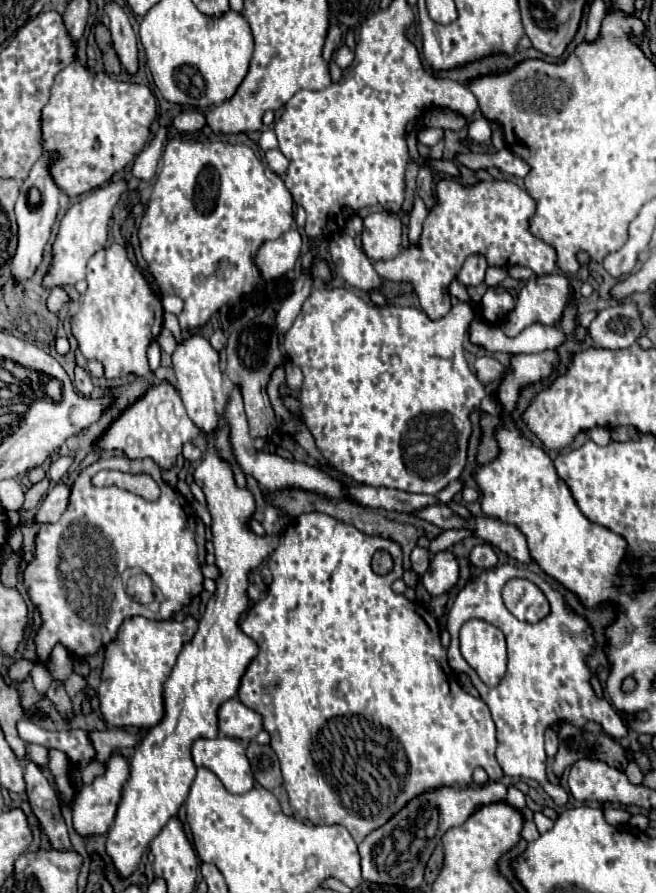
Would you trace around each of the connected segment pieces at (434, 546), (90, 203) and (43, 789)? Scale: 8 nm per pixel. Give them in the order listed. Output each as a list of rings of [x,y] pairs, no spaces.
[[[448,529],[448,531],[442,531],[440,535],[436,535],[432,541],[430,541],[430,553],[432,555],[436,555],[436,553],[440,553],[440,551],[448,551],[448,549],[452,549],[452,545],[456,545],[458,541],[462,541],[464,537],[468,537],[470,535],[470,531],[454,531],[454,529]]]
[[[124,181],[108,183],[108,185],[92,191],[84,199],[76,201],[66,211],[66,215],[60,221],[56,241],[52,245],[52,261],[50,261],[50,267],[48,267],[48,271],[46,271],[44,279],[42,279],[42,287],[46,287],[46,289],[64,287],[64,285],[74,285],[74,283],[78,283],[78,281],[84,279],[88,259],[106,245],[108,221],[112,217],[114,205],[118,203],[118,199],[120,199],[120,195],[122,195],[124,189],[126,189]]]
[[[32,761],[24,767],[24,781],[26,781],[26,795],[30,801],[32,811],[40,819],[52,847],[56,849],[70,849],[72,843],[68,839],[68,829],[60,811],[60,801],[52,783],[44,777],[38,765]]]

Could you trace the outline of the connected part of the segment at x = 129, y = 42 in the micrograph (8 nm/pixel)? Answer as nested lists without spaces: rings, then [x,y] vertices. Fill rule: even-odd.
[[[106,1],[104,11],[110,21],[110,33],[114,49],[122,61],[122,67],[130,73],[136,73],[138,67],[138,49],[136,49],[136,35],[128,21],[128,15],[116,1]]]

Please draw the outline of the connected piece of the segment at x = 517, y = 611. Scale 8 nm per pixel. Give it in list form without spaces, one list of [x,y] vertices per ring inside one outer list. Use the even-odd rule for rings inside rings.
[[[510,579],[502,591],[504,603],[520,621],[536,623],[548,615],[548,601],[544,593],[528,579]]]

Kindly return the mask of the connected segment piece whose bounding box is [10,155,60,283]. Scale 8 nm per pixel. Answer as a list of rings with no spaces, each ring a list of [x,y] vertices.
[[[42,155],[30,175],[22,181],[22,187],[20,187],[20,195],[18,195],[18,201],[16,201],[16,219],[18,219],[18,249],[16,249],[16,255],[10,263],[10,273],[12,273],[12,279],[16,283],[24,283],[26,279],[30,279],[34,275],[34,271],[38,269],[38,265],[42,263],[42,253],[44,253],[44,247],[50,239],[50,231],[52,231],[52,225],[56,221],[56,213],[58,213],[58,195],[60,195],[60,189],[52,183],[52,177],[48,175],[48,163],[52,161],[52,155]]]

